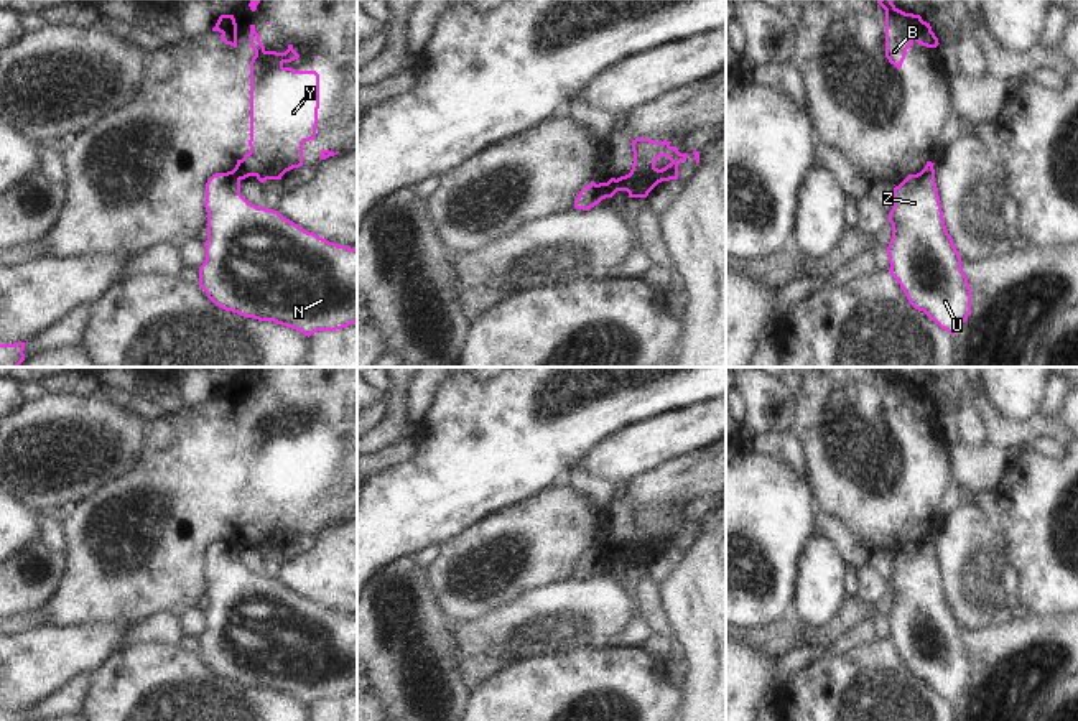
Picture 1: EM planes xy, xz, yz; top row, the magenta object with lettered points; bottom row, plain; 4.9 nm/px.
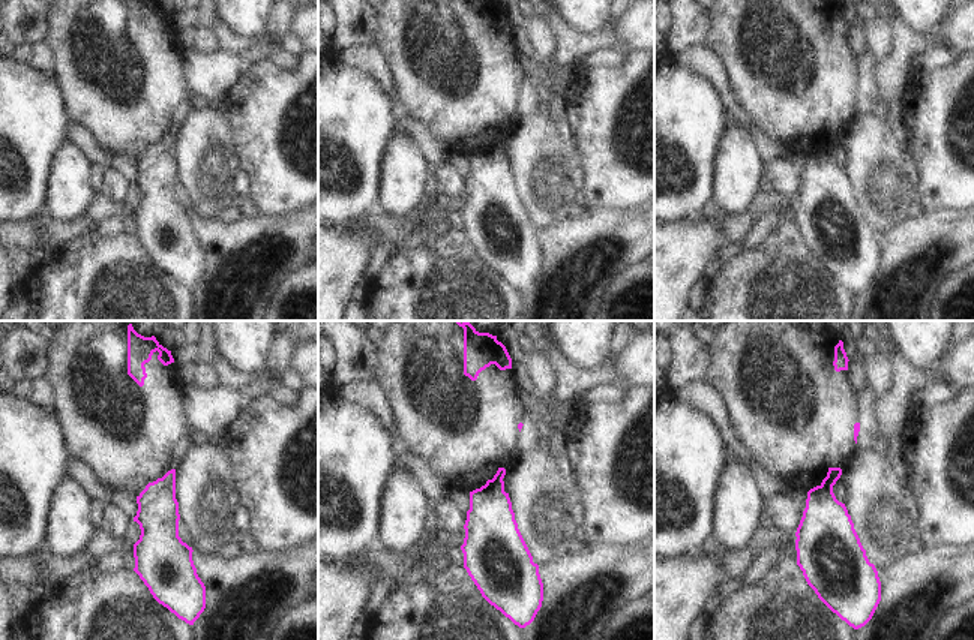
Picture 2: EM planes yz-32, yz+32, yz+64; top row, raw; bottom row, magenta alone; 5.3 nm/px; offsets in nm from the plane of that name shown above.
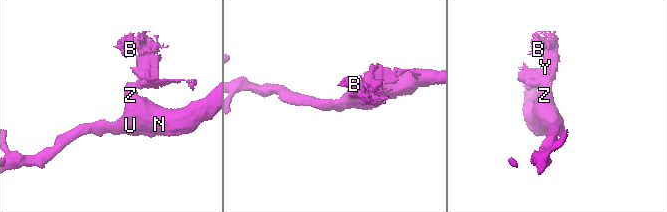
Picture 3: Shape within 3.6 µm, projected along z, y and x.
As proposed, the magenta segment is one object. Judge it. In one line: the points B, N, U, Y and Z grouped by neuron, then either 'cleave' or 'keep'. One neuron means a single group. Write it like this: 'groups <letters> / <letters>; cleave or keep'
groups B Y / N U Z; cleave

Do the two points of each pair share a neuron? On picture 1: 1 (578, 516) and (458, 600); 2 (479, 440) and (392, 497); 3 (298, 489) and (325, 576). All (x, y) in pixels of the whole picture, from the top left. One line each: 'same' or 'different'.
1: same
2: same
3: different

